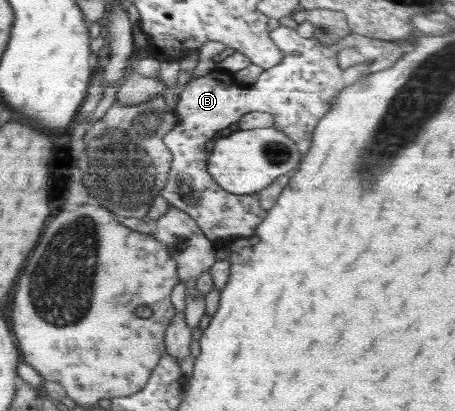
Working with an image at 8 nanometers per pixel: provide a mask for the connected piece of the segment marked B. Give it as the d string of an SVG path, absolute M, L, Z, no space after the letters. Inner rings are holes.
M279 26L269 32L270 38L283 52L283 59L274 67L264 70L255 83L226 85L210 74L187 82L176 101L171 102L176 113L177 124L164 137L164 144L172 153L170 170L165 187L160 191L169 207L175 207L189 214L213 245L228 245L233 239L248 238L265 219L267 212L259 205L259 194L235 195L219 187L208 172L208 161L204 159L205 143L213 139L218 131L227 129L247 113L265 112L274 117L275 129L281 130L294 142L310 141L314 127L323 115L333 107L335 97L351 83L391 68L403 55L408 43L373 39L351 32L339 42L325 46L315 38L305 39L293 28ZM375 43L381 53L373 63L359 63L349 69L338 65L337 52L351 45Z

